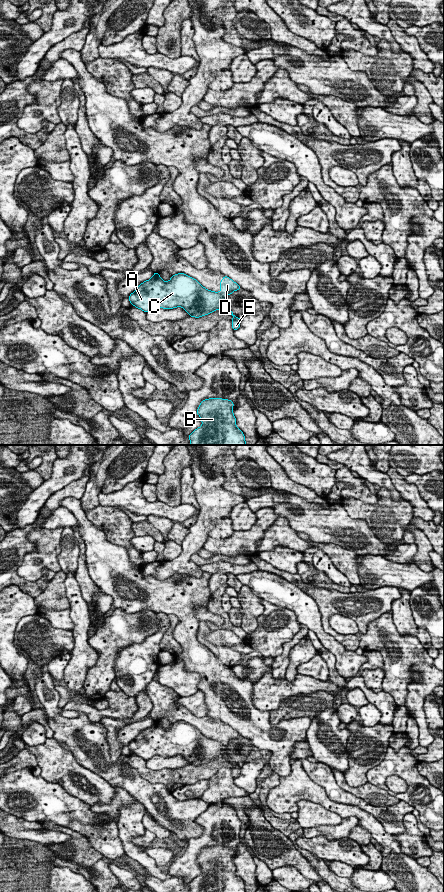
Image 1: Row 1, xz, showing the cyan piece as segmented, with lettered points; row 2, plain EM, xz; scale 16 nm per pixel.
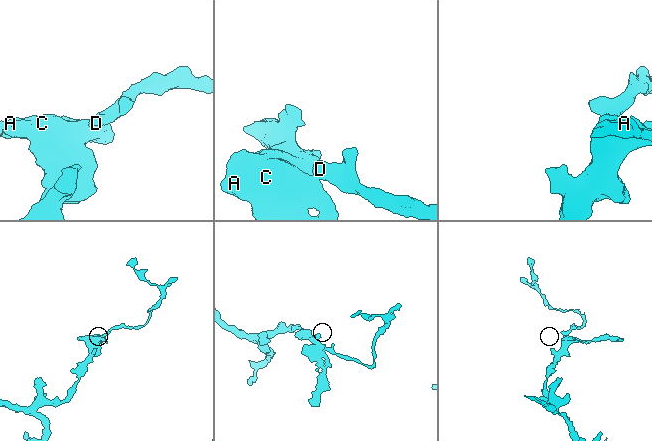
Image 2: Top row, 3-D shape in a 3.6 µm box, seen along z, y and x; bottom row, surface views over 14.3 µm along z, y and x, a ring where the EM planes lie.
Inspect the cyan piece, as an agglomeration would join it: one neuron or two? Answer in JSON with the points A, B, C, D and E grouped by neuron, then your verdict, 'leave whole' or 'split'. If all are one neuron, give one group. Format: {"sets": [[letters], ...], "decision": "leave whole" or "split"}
{"sets": [["A", "B", "C", "D", "E"]], "decision": "leave whole"}

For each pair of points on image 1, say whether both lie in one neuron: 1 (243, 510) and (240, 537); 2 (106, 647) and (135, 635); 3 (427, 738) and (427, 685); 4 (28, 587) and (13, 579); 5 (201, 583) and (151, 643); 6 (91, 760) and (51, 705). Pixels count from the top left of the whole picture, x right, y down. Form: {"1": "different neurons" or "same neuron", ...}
{"1": "different neurons", "2": "same neuron", "3": "same neuron", "4": "same neuron", "5": "different neurons", "6": "same neuron"}

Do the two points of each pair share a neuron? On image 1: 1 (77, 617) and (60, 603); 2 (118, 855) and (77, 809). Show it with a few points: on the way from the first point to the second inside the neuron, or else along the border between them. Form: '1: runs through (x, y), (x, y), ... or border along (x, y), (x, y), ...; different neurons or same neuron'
1: border along (64, 584), (70, 607); different neurons
2: runs through (107, 844), (83, 820); same neuron

